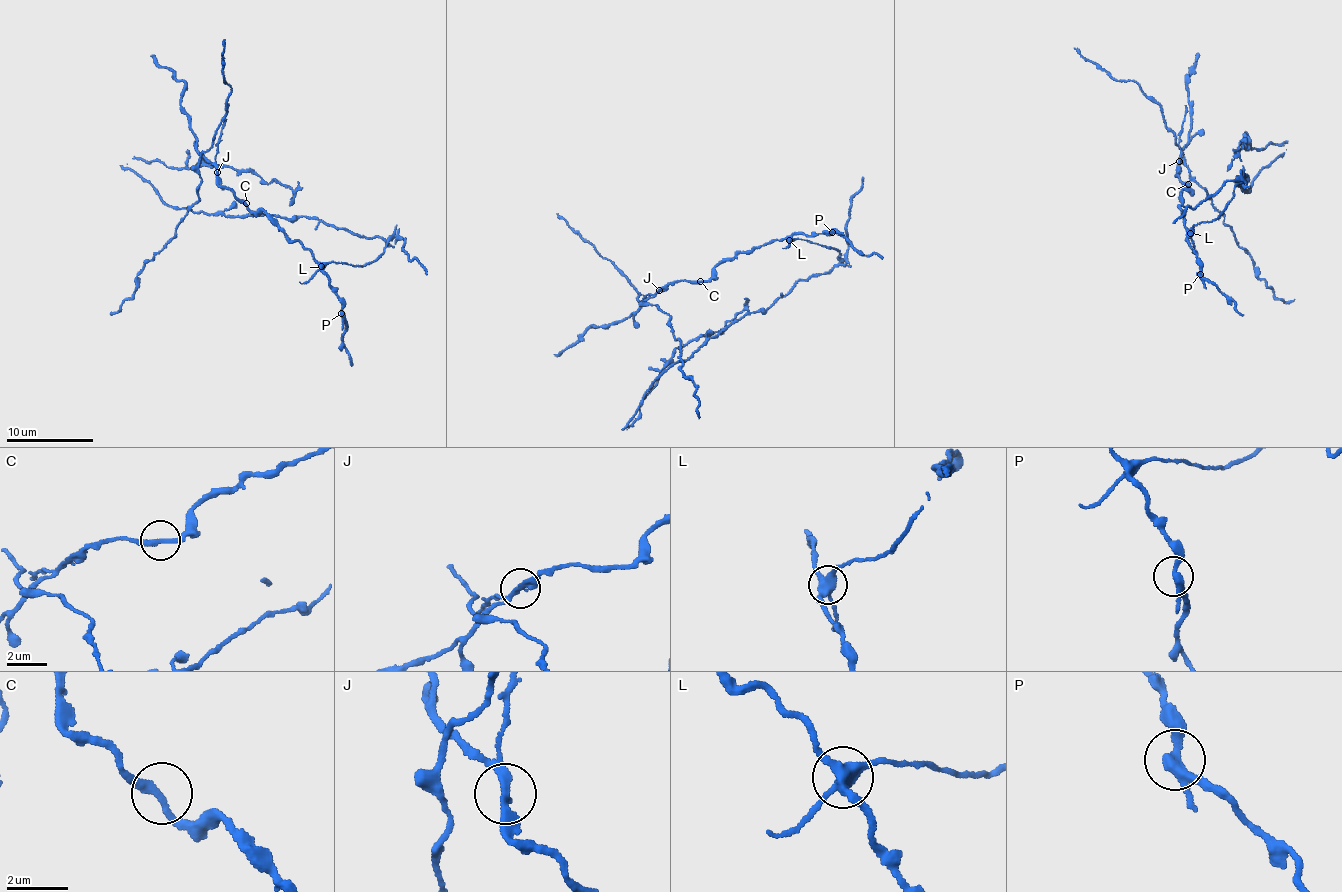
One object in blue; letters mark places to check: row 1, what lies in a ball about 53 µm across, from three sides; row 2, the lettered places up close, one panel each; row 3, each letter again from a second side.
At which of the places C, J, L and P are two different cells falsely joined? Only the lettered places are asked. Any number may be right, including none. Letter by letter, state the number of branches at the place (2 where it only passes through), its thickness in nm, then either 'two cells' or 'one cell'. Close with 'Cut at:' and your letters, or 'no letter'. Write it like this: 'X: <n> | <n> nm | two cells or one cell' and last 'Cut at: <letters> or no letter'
C: 2 | 240 nm | one cell
J: 2 | 260 nm | two cells
L: 4 | 360 nm | two cells
P: 3 | 280 nm | one cell
Cut at: J, L

